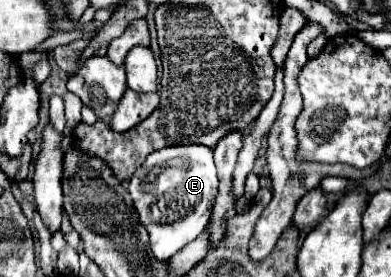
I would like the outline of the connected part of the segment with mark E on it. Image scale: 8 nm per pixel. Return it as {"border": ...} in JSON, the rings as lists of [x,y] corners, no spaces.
{"border":[[[204,145],[162,147],[150,153],[144,165],[136,169],[128,191],[140,213],[140,221],[148,229],[152,253],[156,259],[164,261],[194,241],[210,219],[212,203],[218,191],[212,149]]]}

